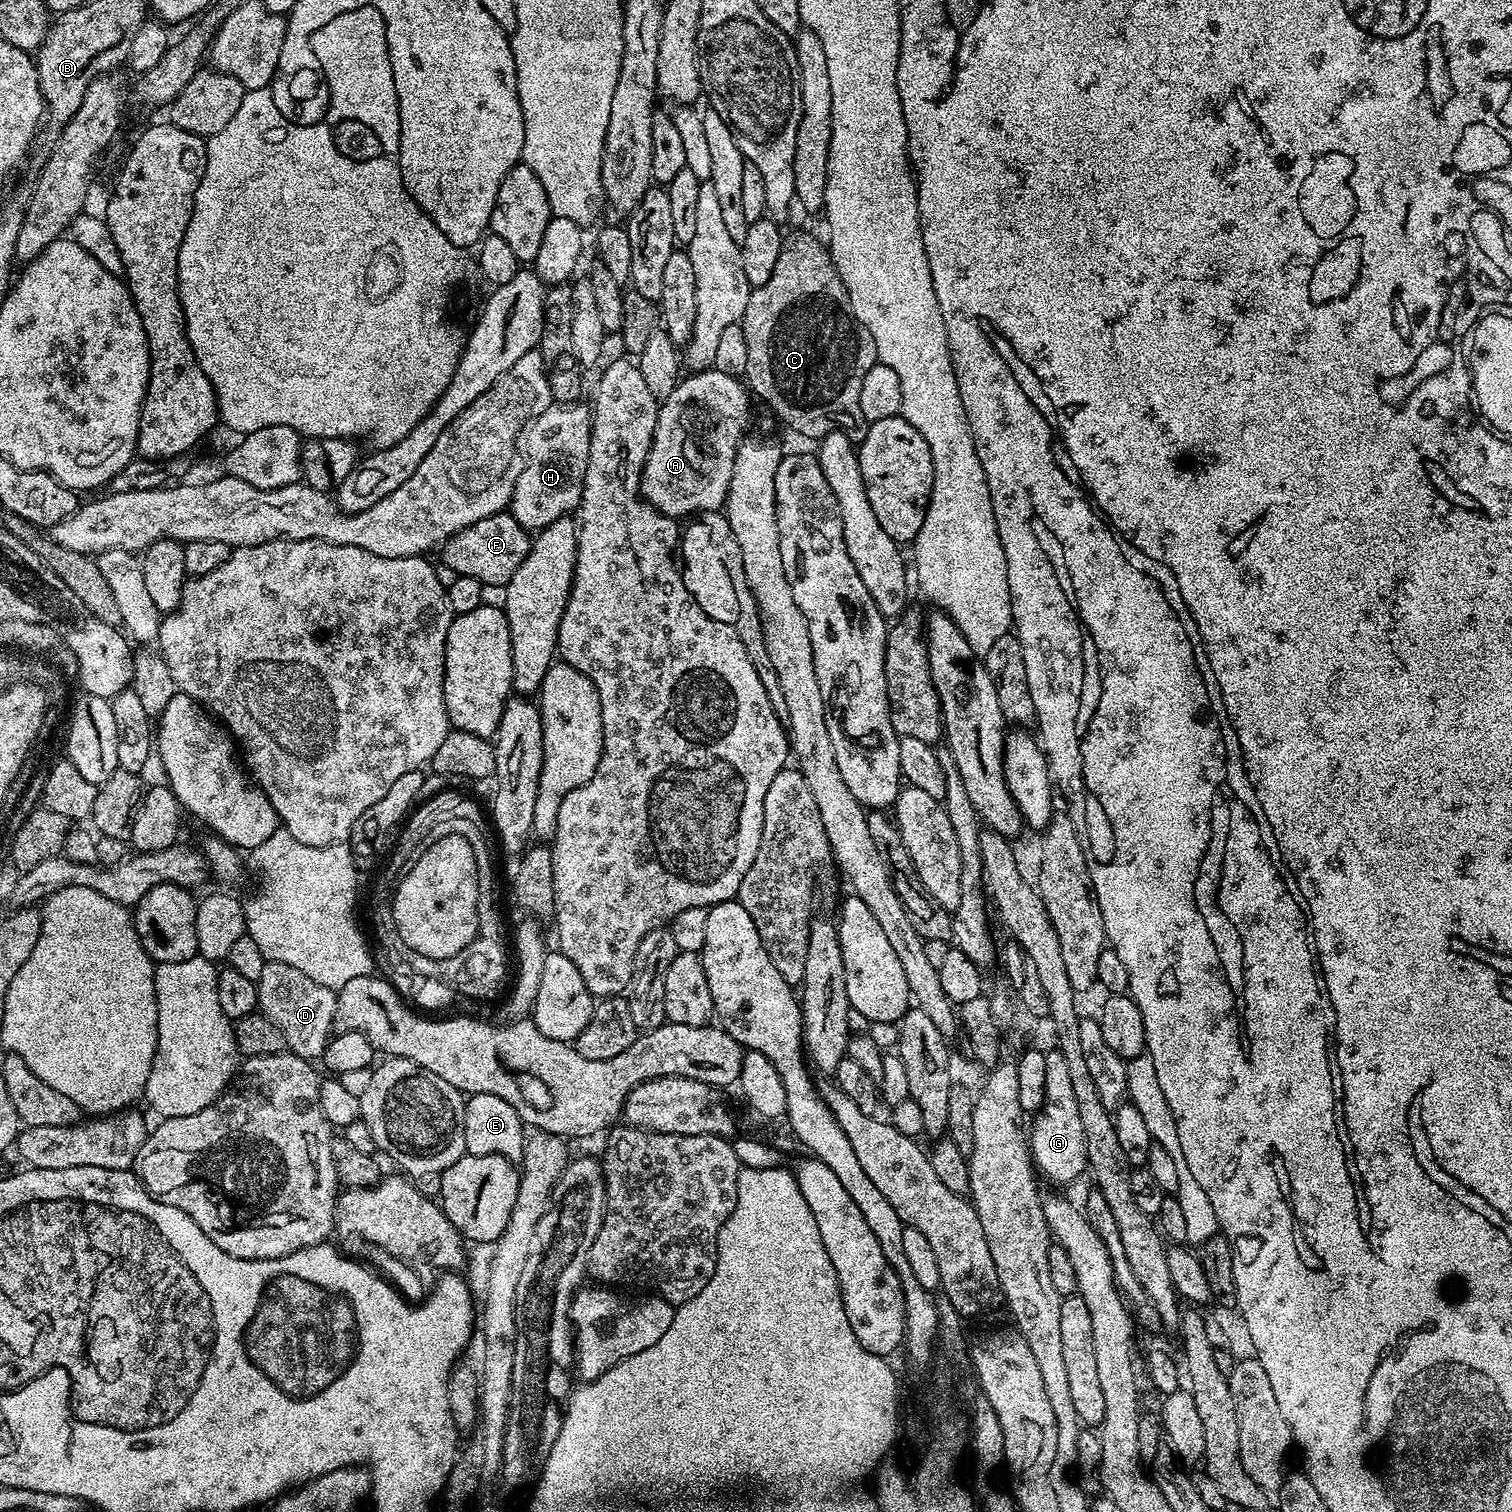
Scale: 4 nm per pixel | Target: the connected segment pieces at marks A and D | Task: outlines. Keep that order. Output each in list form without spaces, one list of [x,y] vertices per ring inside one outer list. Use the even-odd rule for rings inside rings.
[[[705,370],[703,372],[693,372],[691,374],[685,375],[683,379],[681,379],[680,383],[677,384],[675,390],[673,390],[669,396],[663,397],[662,403],[656,409],[656,425],[654,426],[654,438],[652,439],[652,445],[650,446],[648,457],[646,458],[646,462],[644,463],[644,470],[640,473],[640,495],[643,496],[644,499],[647,500],[648,503],[651,504],[657,512],[663,513],[664,516],[676,518],[679,517],[679,512],[692,512],[688,514],[696,514],[701,512],[714,512],[723,509],[724,500],[728,496],[728,487],[730,486],[730,478],[732,477],[732,467],[734,466],[734,462],[736,461],[736,450],[740,447],[742,441],[746,436],[746,433],[744,433],[744,427],[746,427],[748,424],[748,400],[750,401],[749,389],[745,387],[745,385],[741,383],[741,381],[737,379],[737,377],[731,376],[730,374],[722,374],[721,372],[715,370]]]
[[[273,960],[264,961],[262,978],[255,982],[259,1011],[284,1031],[287,1051],[309,1062],[319,1061],[334,1035],[332,1023],[336,1013],[336,992],[326,986],[318,986],[318,982],[302,974],[302,970],[294,970],[294,966],[286,966],[286,962]]]

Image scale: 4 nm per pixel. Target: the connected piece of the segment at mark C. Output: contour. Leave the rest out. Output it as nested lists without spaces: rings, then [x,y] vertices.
[[[792,232],[783,237],[778,260],[770,278],[748,293],[742,327],[746,334],[746,384],[751,395],[772,407],[772,412],[800,436],[819,442],[831,432],[845,432],[853,442],[864,439],[869,421],[862,414],[858,397],[862,378],[877,364],[870,330],[854,318],[850,298],[832,261],[828,245],[812,232]]]

